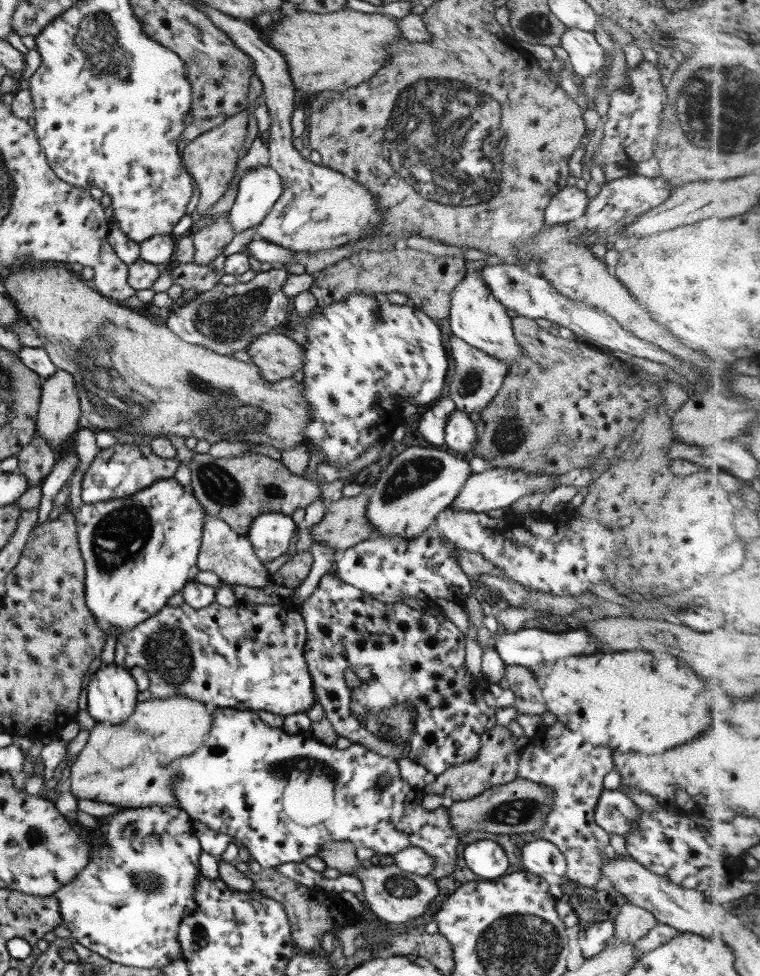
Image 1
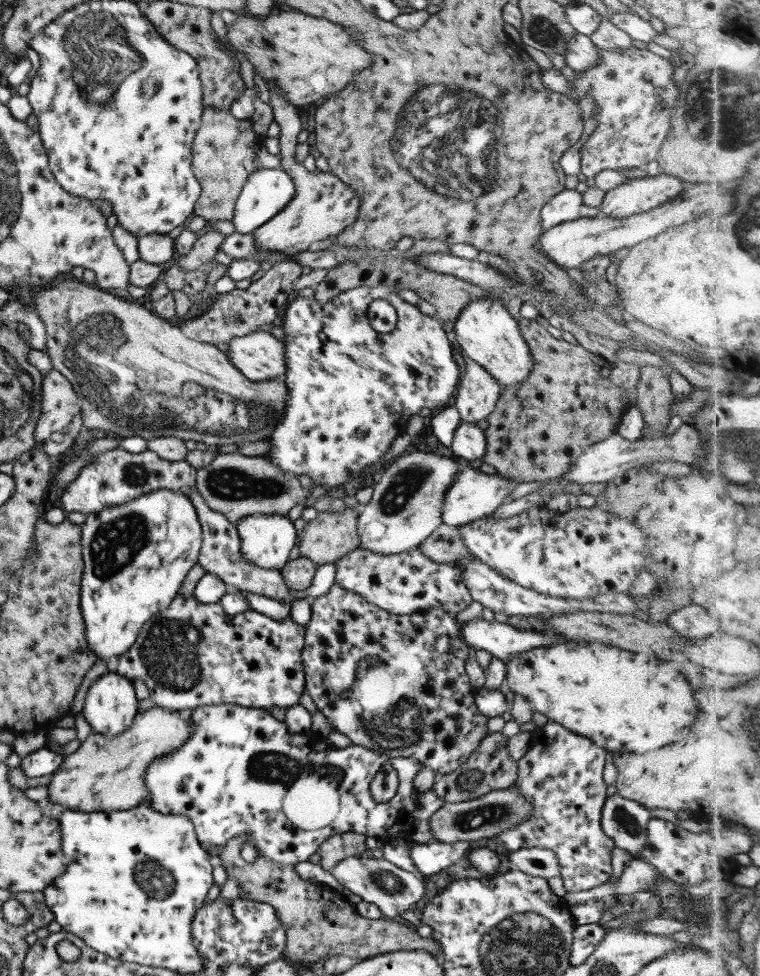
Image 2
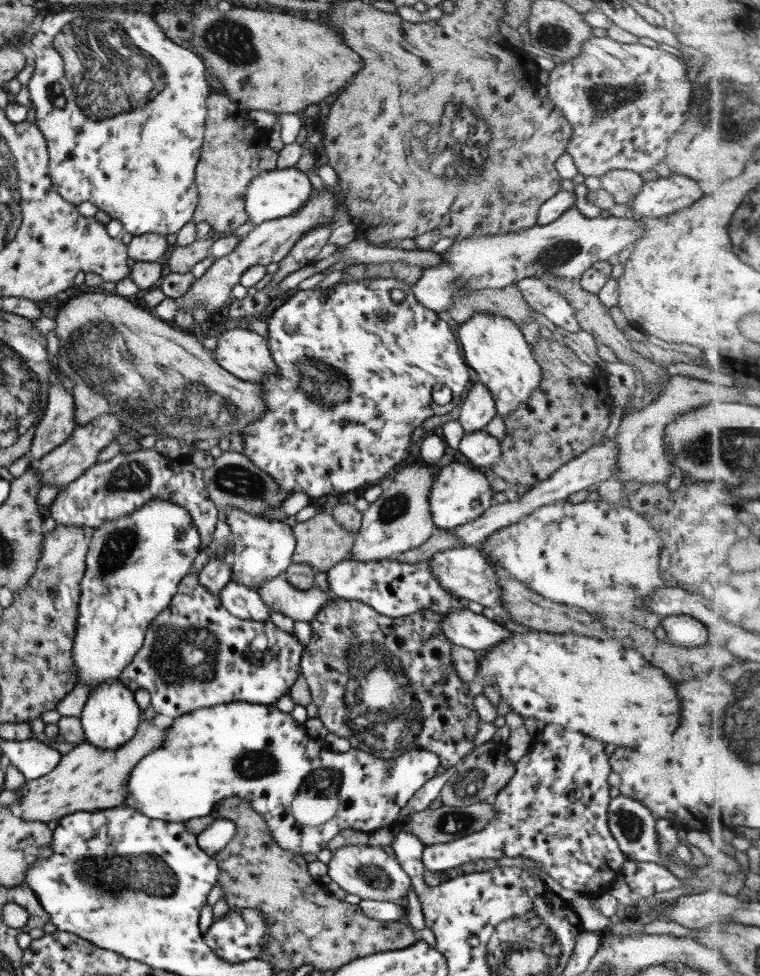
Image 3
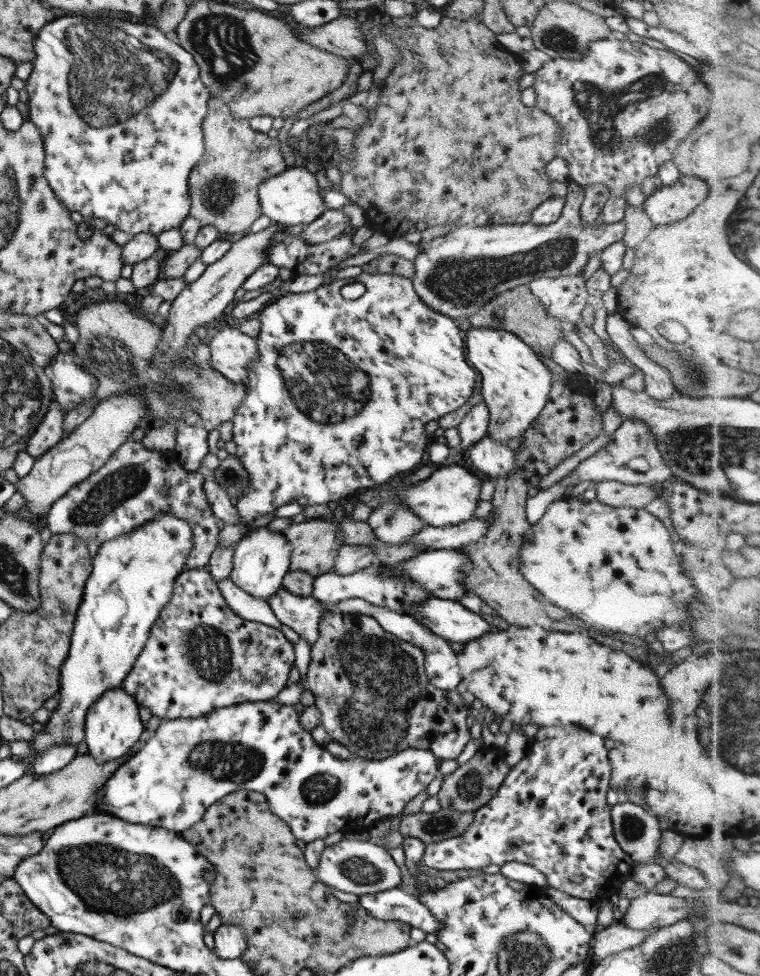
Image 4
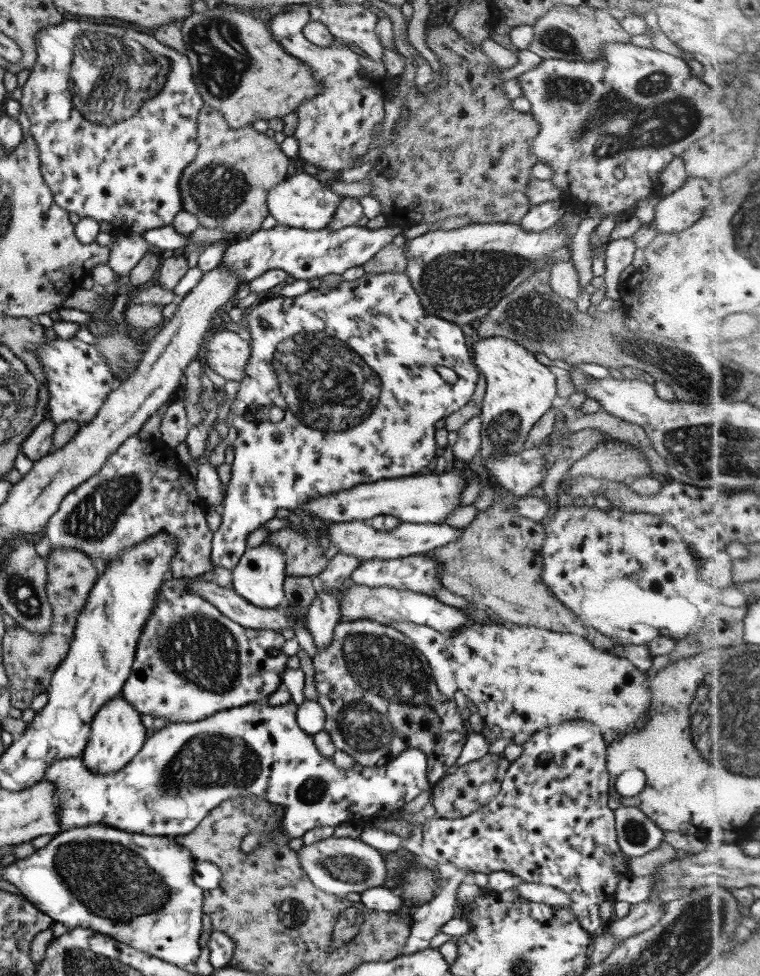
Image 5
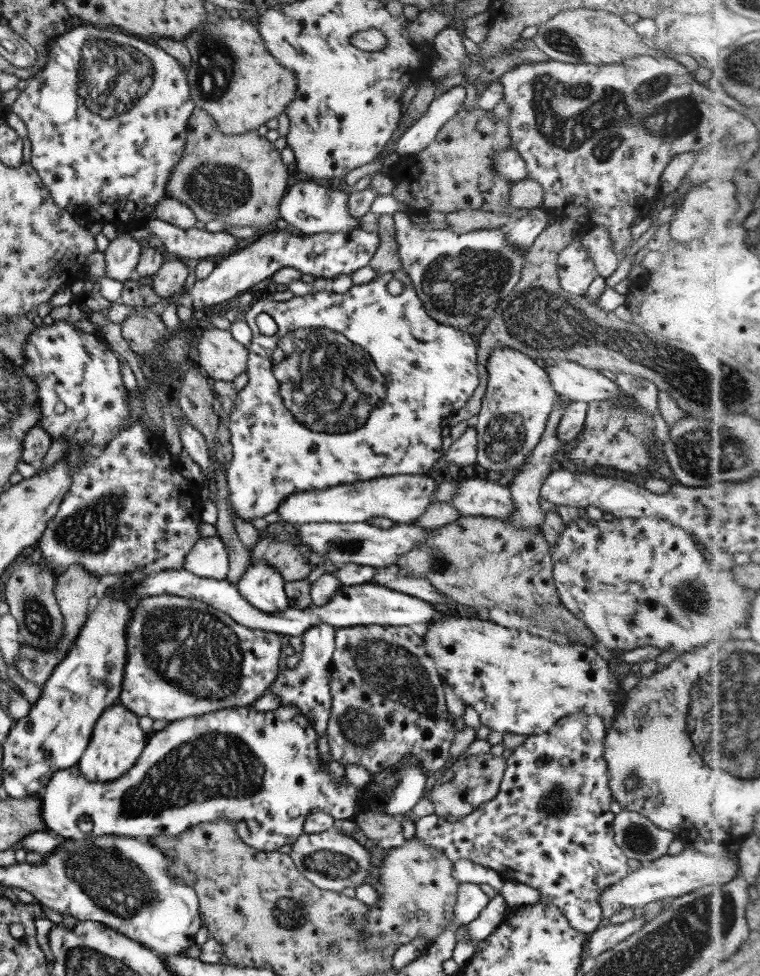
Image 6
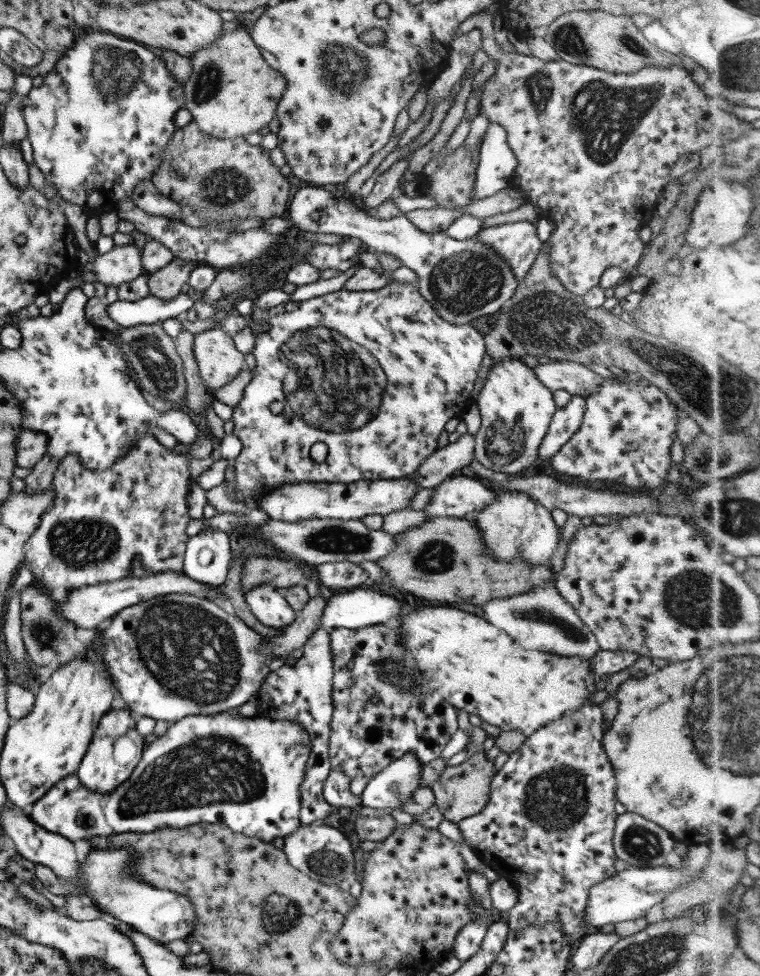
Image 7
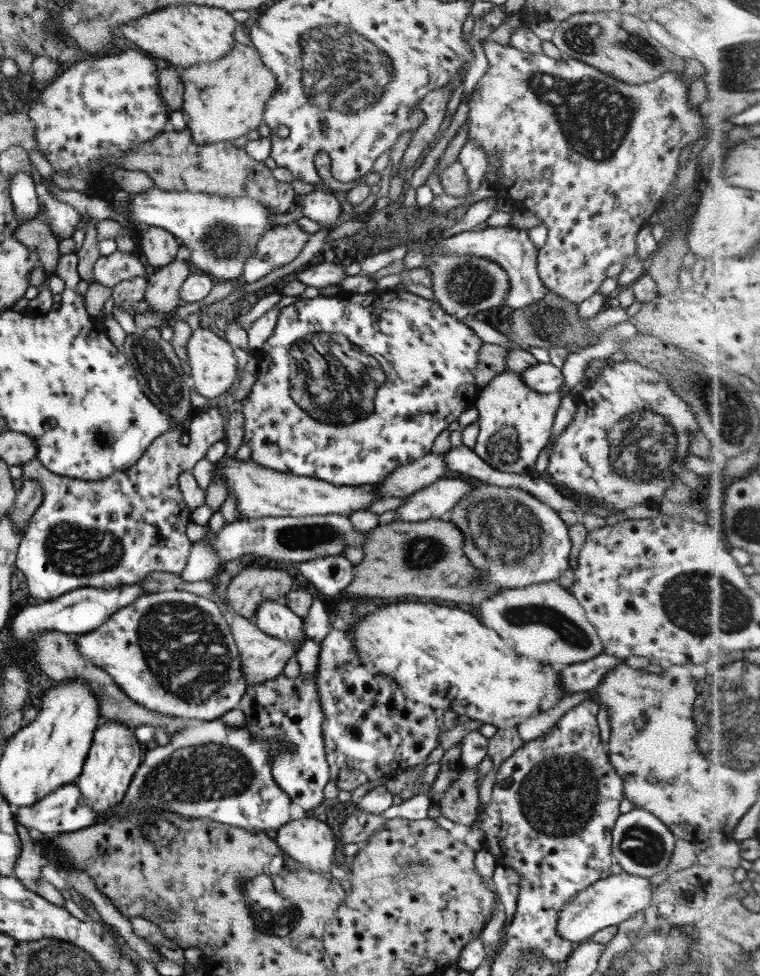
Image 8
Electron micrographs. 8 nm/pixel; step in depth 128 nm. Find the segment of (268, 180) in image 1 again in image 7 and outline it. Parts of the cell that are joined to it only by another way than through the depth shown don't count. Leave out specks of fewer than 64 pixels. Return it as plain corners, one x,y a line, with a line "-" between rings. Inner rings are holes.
310,184
299,188
291,198
285,216
291,219
300,231
315,234
339,234
355,238
375,254
385,253
395,256
403,266
411,269
417,275
418,286
416,288
421,297
427,300
439,317
451,324
464,325
473,318
497,312
501,305
505,305
506,301
511,298
516,288
517,280
515,280
513,272
502,258
497,256
497,252
493,252
491,246
477,242
474,237
457,240
449,237
445,231
427,234
413,226
403,214
389,220
372,217
357,206
354,199
340,198
338,193
328,187

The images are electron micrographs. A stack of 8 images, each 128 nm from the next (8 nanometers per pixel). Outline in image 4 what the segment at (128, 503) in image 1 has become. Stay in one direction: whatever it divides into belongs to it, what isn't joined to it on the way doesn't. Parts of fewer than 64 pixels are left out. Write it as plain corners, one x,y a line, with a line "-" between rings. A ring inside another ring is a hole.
159,514
157,518
152,518
136,530
102,543
95,556
90,559
91,572
83,586
82,600
75,613
67,657
59,667
59,692
56,694
59,696
59,703
55,710
49,713
49,719
43,724
43,729
28,741
33,754
55,746
70,745
76,748
84,741
83,722
87,708
102,696
103,692
120,688
123,678
131,670
147,640
151,625
169,602
173,581
183,571
183,563
190,554
191,532
180,519
173,518
173,514

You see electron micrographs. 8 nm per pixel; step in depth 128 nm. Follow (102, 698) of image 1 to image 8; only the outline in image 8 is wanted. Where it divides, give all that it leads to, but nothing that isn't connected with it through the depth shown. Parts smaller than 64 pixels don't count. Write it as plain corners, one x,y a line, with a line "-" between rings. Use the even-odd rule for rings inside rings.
106,720
101,726
95,728
91,747
83,761
81,774
75,782
81,796
94,812
105,812
111,806
121,802
133,773
141,764
144,749
145,747
133,736
132,729
119,722

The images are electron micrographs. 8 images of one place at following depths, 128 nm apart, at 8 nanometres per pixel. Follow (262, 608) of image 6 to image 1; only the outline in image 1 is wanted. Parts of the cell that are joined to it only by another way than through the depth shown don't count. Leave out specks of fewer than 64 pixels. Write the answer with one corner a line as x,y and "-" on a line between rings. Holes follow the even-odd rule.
266,512
253,518
245,538
251,544
254,556
264,563
285,554
294,534
295,524
290,516

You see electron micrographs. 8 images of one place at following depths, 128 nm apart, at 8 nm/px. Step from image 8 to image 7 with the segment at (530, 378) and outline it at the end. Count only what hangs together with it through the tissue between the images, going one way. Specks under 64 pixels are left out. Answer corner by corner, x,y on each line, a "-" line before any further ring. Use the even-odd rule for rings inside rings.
549,361
546,364
538,363
533,367
533,372
543,386
549,388
554,394
559,389
567,391
571,396
579,391
593,391
604,379
593,374
585,365
567,361

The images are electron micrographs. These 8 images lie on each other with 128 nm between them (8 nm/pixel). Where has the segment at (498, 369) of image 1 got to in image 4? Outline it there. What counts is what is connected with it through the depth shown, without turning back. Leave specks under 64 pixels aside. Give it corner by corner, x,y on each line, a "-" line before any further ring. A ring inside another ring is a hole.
479,400
477,404
473,404
456,426
459,438
461,438
461,446
463,450
467,450
469,446
479,442
483,436
486,436
487,423
489,423
489,410
483,400

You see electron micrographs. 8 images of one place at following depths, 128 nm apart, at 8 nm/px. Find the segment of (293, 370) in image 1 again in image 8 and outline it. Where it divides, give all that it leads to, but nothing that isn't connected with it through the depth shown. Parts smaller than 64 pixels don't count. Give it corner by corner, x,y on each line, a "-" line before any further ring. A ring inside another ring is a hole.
195,329
189,335
185,345
191,386
199,396
213,403
214,398
227,391
237,374
237,360
231,352
231,345
215,335
209,329

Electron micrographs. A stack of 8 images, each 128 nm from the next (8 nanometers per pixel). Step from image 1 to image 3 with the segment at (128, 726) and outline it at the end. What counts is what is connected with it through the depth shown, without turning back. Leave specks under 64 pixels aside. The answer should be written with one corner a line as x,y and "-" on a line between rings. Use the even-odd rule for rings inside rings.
149,721
137,724
134,736
115,750
99,750
87,742
73,747
60,760
53,770
33,779
23,781
19,787
19,800
12,808
13,814
25,822
49,822
75,812
91,812
99,809
124,806
127,794
125,783
131,768
147,753
157,749
163,741
165,728
158,728

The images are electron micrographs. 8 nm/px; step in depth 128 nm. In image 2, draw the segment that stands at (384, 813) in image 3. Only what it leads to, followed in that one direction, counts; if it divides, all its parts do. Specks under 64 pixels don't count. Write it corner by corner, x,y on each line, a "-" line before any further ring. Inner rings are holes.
221,704
198,706
191,710
190,714
191,732
186,742
171,751
171,753
155,757
155,760
151,761
151,764
147,765
147,769
145,769
143,782
145,782
147,796
149,796
145,805
150,807
151,810
159,812
159,814
183,814
183,816
187,816
194,826
196,838
199,840
199,844
203,847
203,850
207,850
211,846
218,846
220,848
230,838
245,833
247,835
247,842
253,844
259,855
263,855
269,861
281,863
282,865
293,865
297,864
297,862
307,861
311,854
317,852
317,848
319,848
321,842
325,842
330,836
339,833
355,832
363,834
366,838
379,838
383,842
393,839
393,837
403,837
403,839
409,837
409,839
412,839
414,830
413,809
415,809
415,803
419,797
417,790
413,788
413,778
423,768
421,761
417,761
411,757
387,758
383,754
377,754
376,752
367,750
367,748
352,744
345,748
335,748
326,739
318,738
309,732
292,733
290,730
287,730
287,725
283,721
276,720
266,709
-
385,761
389,761
391,766
396,770
398,785
392,798
387,802
377,803
371,799
369,782
371,782
371,779

